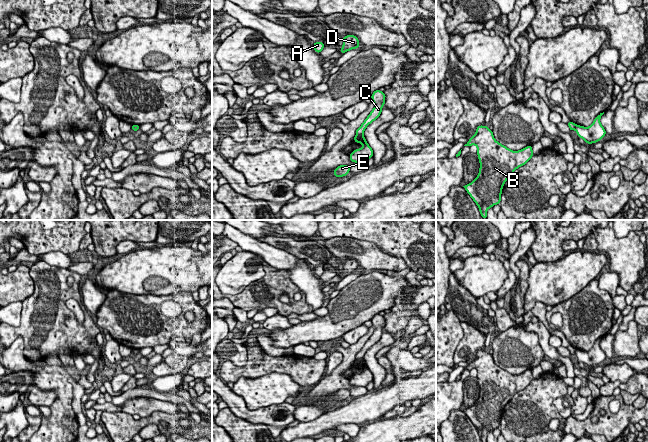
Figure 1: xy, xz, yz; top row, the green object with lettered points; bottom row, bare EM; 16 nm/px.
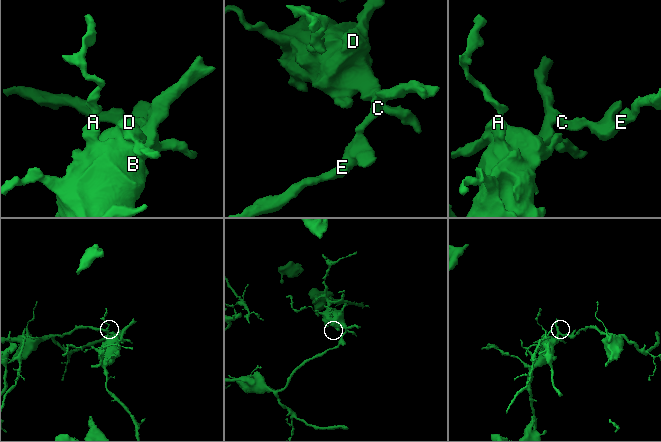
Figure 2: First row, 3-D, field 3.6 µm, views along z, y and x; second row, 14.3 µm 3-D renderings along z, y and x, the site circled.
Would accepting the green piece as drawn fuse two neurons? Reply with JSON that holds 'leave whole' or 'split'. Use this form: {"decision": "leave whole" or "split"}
{"decision": "split"}

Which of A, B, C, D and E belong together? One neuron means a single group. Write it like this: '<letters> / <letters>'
A B C D / E

